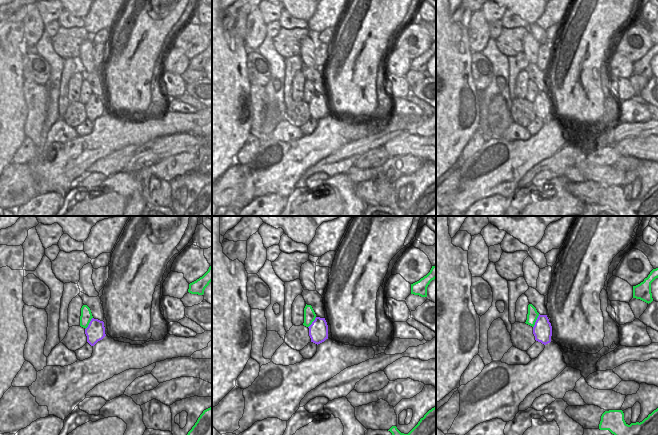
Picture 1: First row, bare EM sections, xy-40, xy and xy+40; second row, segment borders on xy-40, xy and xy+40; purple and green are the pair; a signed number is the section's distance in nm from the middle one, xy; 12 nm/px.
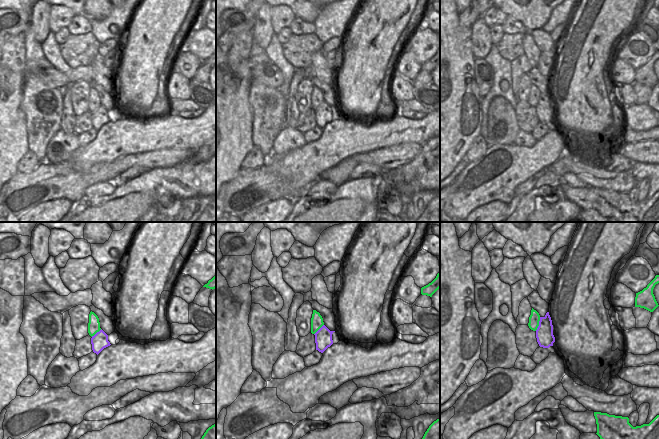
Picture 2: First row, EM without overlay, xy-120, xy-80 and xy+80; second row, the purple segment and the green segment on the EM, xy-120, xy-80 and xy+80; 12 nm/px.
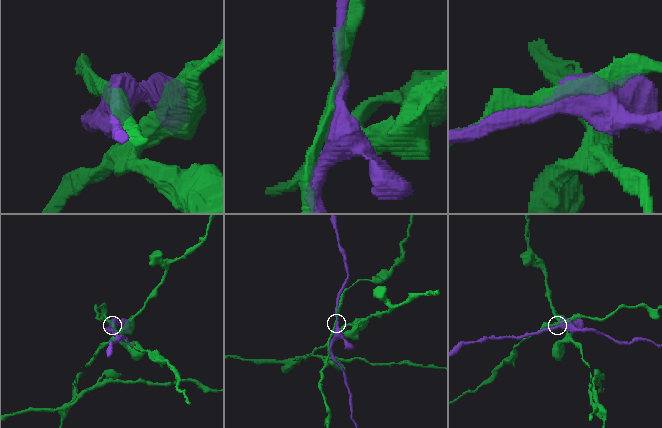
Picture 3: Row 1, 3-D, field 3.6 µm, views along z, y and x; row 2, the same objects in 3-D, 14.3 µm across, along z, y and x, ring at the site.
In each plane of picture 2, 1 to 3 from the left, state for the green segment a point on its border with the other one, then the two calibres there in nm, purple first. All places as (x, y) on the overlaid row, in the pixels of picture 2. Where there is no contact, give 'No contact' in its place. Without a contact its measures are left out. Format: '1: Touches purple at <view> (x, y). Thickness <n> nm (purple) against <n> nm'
1: Touches purple at xy-120 (97, 332). Thickness 200 nm (purple) against 140 nm
2: Touches purple at xy-80 (319, 329). Thickness 220 nm (purple) against 150 nm
3: Touches purple at xy+80 (539, 324). Thickness 220 nm (purple) against 130 nm

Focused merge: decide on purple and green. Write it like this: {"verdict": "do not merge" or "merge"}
{"verdict": "do not merge"}

